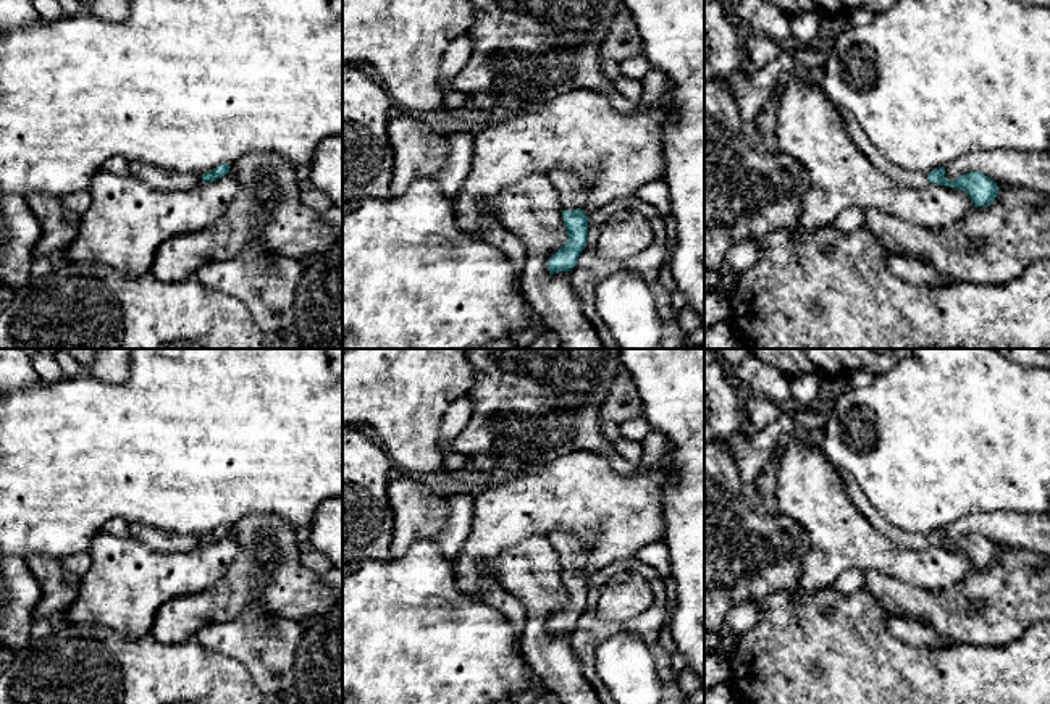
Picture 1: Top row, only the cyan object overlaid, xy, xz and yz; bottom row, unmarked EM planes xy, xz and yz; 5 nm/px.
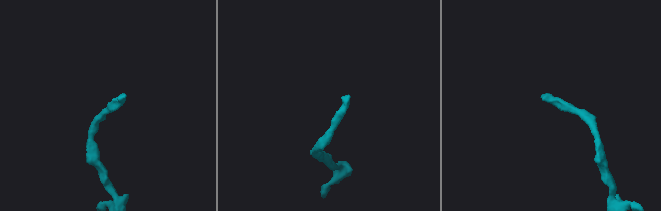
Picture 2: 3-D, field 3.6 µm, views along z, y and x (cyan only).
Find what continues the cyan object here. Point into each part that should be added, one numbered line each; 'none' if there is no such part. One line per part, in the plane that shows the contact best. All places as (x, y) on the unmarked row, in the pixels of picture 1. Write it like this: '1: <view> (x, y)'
1: xz (572, 557)

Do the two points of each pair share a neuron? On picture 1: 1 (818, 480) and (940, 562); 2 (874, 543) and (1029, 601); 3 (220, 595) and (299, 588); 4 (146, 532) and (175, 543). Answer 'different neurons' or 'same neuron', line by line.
1: same neuron
2: different neurons
3: same neuron
4: same neuron

